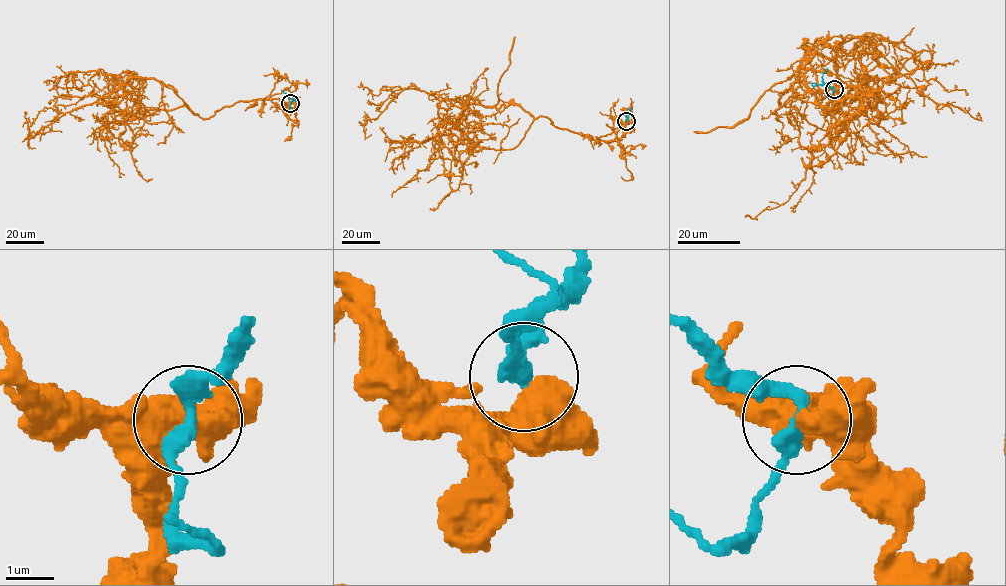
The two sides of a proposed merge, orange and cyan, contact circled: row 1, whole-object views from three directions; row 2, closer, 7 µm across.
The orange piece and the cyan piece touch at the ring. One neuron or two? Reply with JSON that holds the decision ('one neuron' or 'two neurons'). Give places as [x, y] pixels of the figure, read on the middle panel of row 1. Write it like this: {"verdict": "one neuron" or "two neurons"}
{"verdict": "two neurons"}

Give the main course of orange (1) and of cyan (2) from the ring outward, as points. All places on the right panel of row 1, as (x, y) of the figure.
1: (834, 90), (859, 108), (866, 83), (825, 116), (800, 69), (812, 55), (804, 48), (779, 102), (855, 164)
2: (834, 90), (822, 82), (822, 73), (827, 68)

